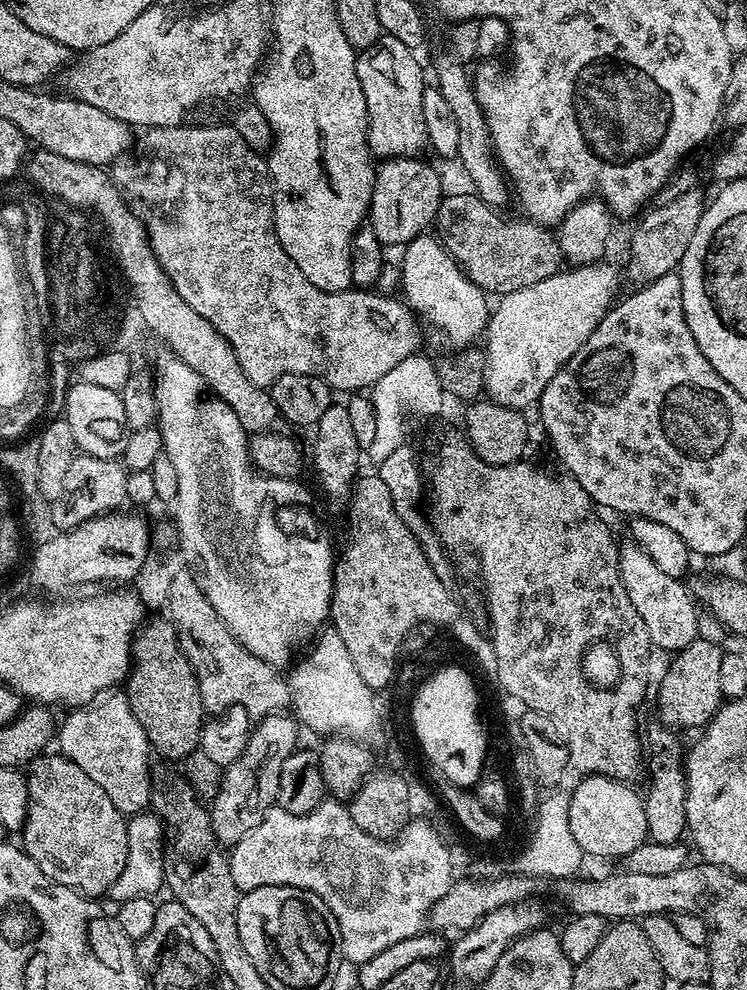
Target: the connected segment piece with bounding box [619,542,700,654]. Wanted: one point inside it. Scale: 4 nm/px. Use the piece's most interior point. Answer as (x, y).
(669, 610)

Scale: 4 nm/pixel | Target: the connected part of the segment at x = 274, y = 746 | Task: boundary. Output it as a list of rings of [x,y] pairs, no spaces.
[[[279,711],[265,716],[253,727],[246,742],[246,750],[242,750],[240,757],[231,766],[223,769],[215,796],[210,800],[212,829],[221,845],[237,844],[274,807],[282,778],[282,766],[286,766],[286,758],[297,751],[296,739],[300,732],[302,728],[295,715]]]

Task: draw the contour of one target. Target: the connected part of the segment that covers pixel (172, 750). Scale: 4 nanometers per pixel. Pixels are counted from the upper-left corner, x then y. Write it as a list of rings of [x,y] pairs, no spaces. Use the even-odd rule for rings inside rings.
[[[164,618],[164,620],[152,620],[149,619],[147,623],[139,629],[138,635],[135,637],[132,645],[132,659],[134,663],[131,665],[130,671],[126,677],[126,695],[130,706],[134,710],[134,714],[138,718],[138,722],[142,722],[142,730],[146,730],[146,738],[148,739],[151,751],[156,752],[160,756],[165,756],[168,760],[184,760],[193,751],[194,753],[199,749],[200,746],[200,732],[204,729],[206,723],[206,711],[203,706],[203,700],[199,694],[199,686],[196,681],[196,675],[194,670],[190,666],[190,662],[186,658],[186,654],[180,649],[180,639],[176,636],[176,626],[172,623],[171,619]]]

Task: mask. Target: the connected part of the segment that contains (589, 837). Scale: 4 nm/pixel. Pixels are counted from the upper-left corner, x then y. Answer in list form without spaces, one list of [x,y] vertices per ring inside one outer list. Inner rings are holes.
[[[585,775],[584,780],[576,789],[570,792],[569,822],[570,832],[574,834],[578,846],[589,857],[592,856],[629,856],[638,846],[648,840],[648,827],[646,826],[646,810],[641,793],[635,792],[631,783],[622,780],[611,780],[609,776]]]

